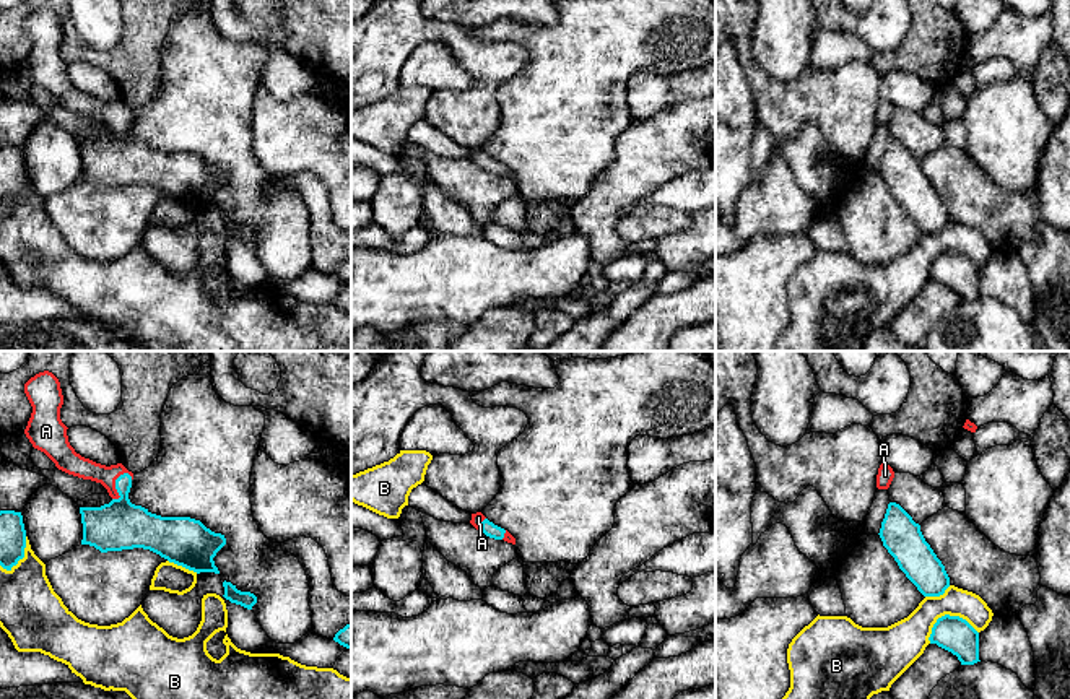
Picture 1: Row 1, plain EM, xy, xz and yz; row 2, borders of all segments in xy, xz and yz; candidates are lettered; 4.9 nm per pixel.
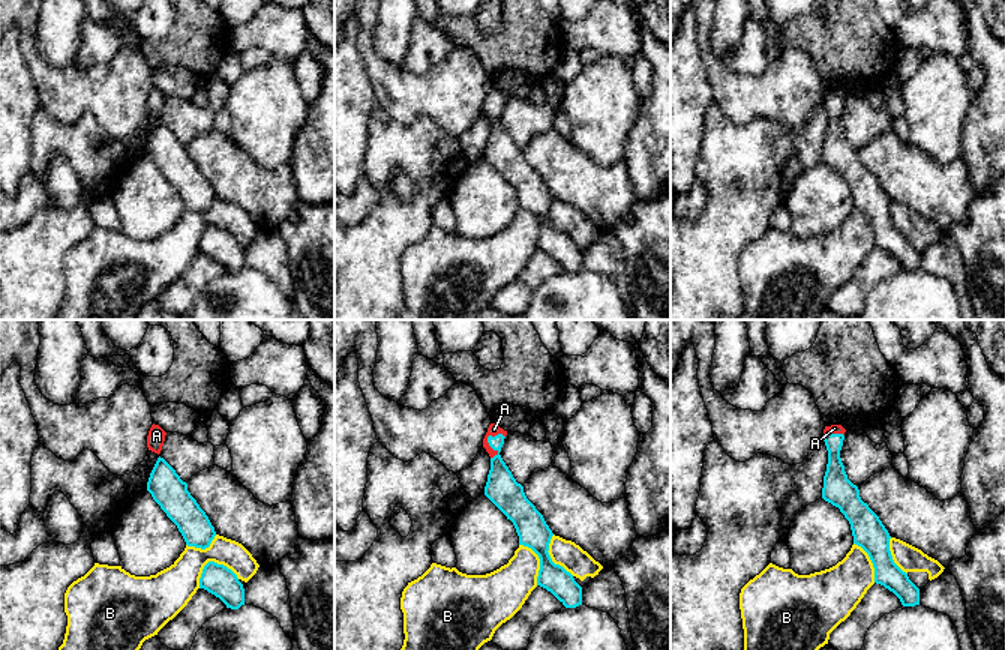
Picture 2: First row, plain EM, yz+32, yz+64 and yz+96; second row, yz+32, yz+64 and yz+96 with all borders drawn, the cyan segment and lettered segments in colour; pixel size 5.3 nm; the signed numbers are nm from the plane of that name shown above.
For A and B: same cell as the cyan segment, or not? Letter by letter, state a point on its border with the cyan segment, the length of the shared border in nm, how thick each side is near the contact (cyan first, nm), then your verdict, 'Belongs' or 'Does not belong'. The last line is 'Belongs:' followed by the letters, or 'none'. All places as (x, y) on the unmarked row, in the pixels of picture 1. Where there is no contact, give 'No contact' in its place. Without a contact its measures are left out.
A: Touches cyan at xy (116, 122). Shared border 160 nm. Thickness 240 nm (cyan) against 110 nm. Belongs
B: Touches cyan at yz (947, 251). Shared border 260 nm. Thickness 180 nm (cyan) against 200 nm. Does not belong
Belongs: A

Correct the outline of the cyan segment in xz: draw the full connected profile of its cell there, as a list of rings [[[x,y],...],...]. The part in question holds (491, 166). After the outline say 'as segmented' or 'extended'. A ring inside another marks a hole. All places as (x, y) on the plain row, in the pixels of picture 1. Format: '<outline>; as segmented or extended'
[[[481,148],[472,150],[470,159],[486,172],[515,180],[515,174],[504,164],[489,158]]]; extended

